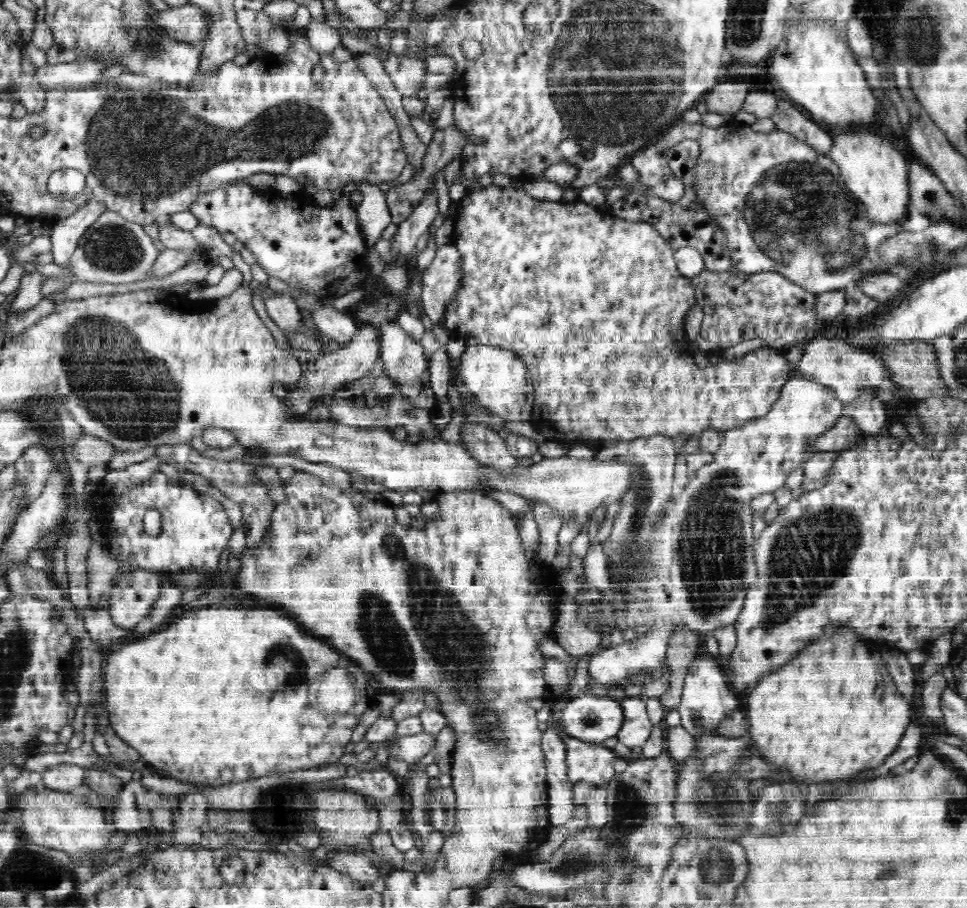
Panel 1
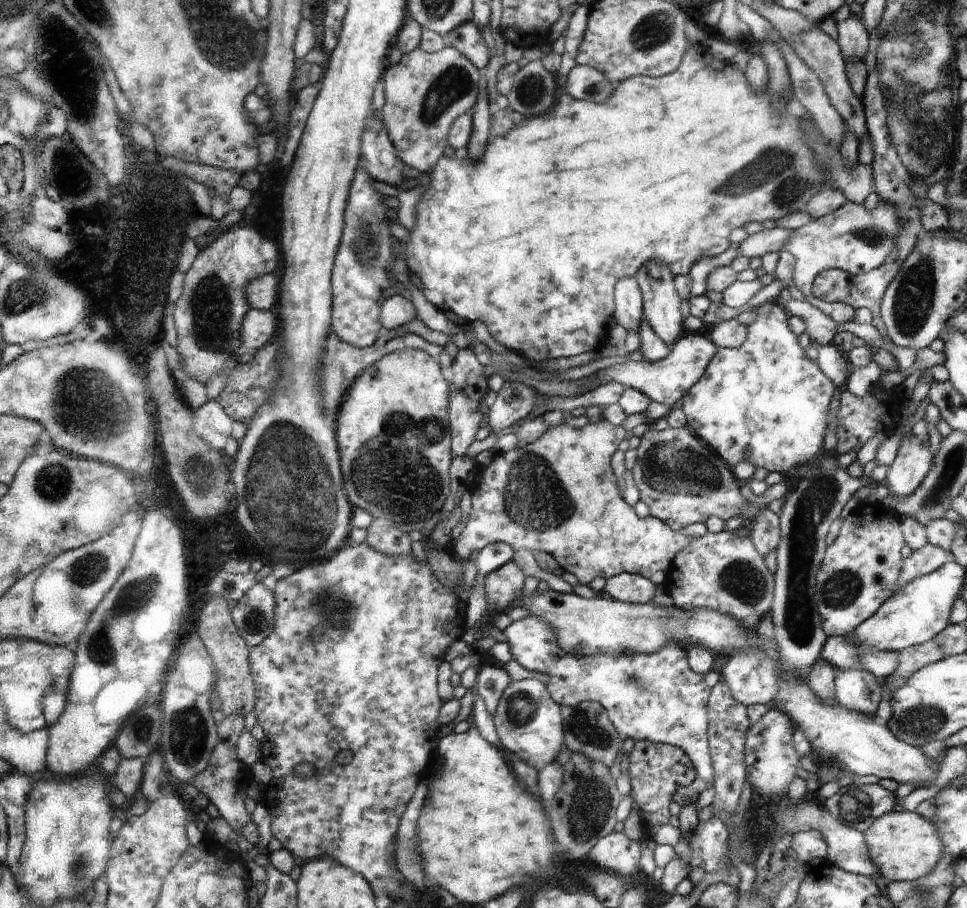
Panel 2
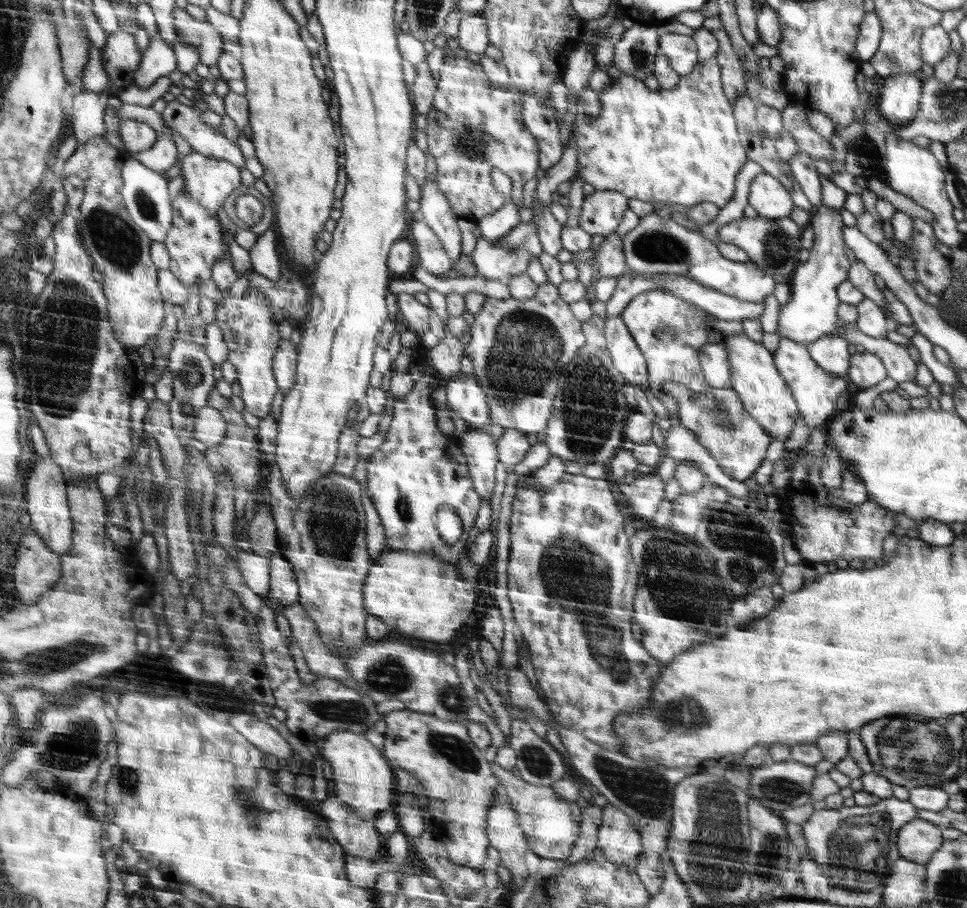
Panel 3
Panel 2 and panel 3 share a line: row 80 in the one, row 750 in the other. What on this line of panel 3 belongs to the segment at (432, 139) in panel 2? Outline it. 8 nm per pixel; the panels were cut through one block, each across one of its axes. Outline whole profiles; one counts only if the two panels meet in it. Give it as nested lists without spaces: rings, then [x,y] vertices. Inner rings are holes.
[[[405,707],[382,715],[386,722],[384,756],[392,768],[404,768],[422,785],[439,826],[449,859],[458,866],[481,869],[487,858],[488,792],[490,806],[500,786],[492,764],[471,740],[467,724],[440,720],[434,715]]]

